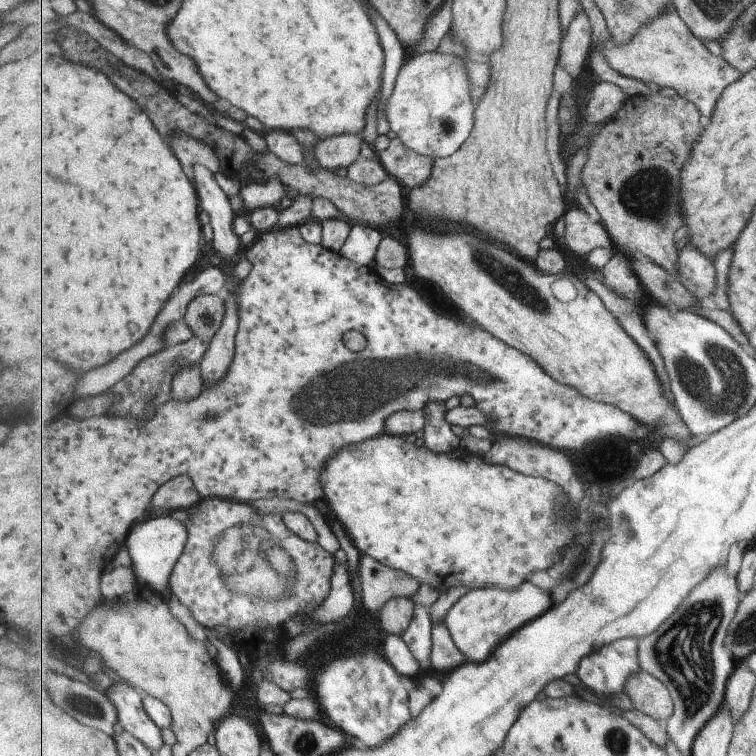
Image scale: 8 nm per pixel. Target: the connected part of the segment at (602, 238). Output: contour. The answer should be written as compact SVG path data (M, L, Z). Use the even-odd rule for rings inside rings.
M575 205L570 206L564 218L566 220L564 241L567 248L575 254L589 256L597 248L615 250L609 230L603 228L603 224L601 226L599 222L591 222L591 218L583 209L579 209Z

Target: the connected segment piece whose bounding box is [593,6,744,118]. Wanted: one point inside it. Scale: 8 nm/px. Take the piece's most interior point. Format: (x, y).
(665, 52)

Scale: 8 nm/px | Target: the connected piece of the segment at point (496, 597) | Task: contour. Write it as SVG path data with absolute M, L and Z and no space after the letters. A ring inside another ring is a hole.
M525 582L515 592L505 592L491 587L471 589L451 607L444 622L455 644L463 651L467 660L480 663L489 660L499 645L531 620L542 617L549 608L551 608L551 596L531 582Z

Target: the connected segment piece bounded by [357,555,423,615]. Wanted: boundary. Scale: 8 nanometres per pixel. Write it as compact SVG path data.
M369 555L362 556L357 570L362 580L362 604L372 615L379 615L390 600L399 597L413 599L423 585L410 574L391 568Z

